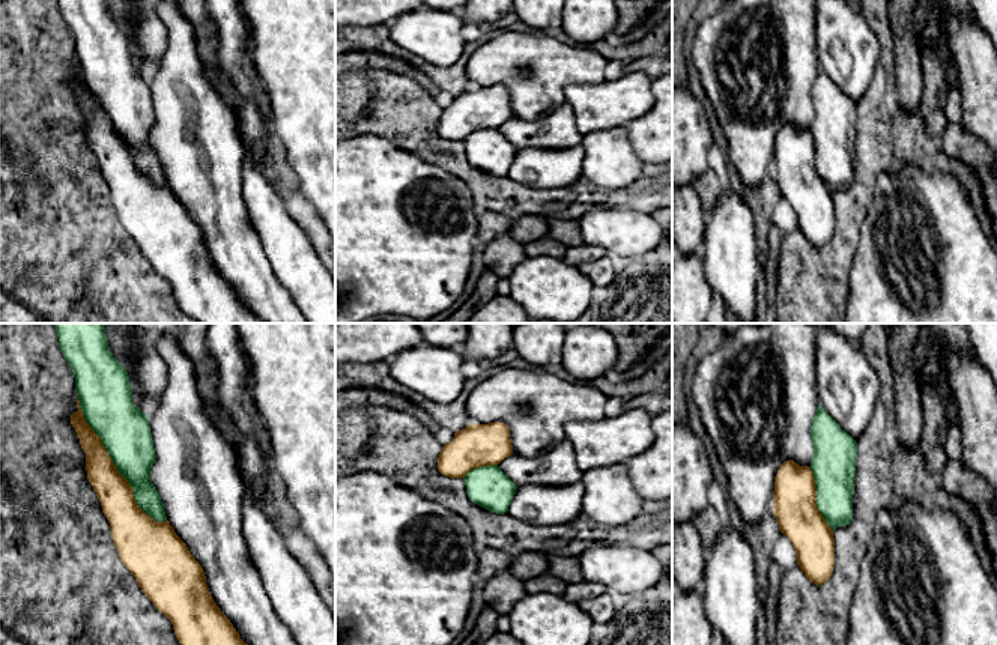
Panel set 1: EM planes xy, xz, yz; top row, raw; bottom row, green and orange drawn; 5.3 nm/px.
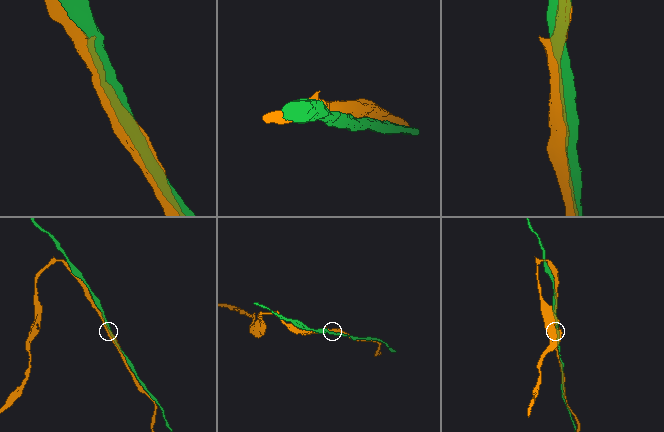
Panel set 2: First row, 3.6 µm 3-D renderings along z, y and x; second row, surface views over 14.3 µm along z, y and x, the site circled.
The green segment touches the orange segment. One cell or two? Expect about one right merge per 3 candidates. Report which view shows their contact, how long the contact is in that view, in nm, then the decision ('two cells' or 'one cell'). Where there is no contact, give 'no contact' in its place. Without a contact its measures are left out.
contact in xy; length 800 nm; one cell

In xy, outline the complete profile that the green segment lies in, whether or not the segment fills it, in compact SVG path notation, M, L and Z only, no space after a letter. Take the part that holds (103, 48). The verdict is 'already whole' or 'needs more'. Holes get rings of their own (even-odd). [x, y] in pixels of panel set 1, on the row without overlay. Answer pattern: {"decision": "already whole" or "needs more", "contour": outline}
{"decision": "needs more", "contour": "M57 0L69 26L78 74L71 78L86 116L87 143L105 177L120 224L144 259L173 287L179 307L197 323L263 323L245 307L230 283L214 265L206 239L186 207L167 183L164 167L150 144L156 117L147 78L132 65L129 39L113 20L107 0Z"}

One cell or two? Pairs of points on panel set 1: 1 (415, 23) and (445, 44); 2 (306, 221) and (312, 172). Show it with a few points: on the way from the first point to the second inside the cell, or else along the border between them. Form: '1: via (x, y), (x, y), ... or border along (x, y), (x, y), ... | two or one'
1: via (423, 30), (438, 39) | one
2: border along (292, 170), (300, 193), (319, 215) | two

